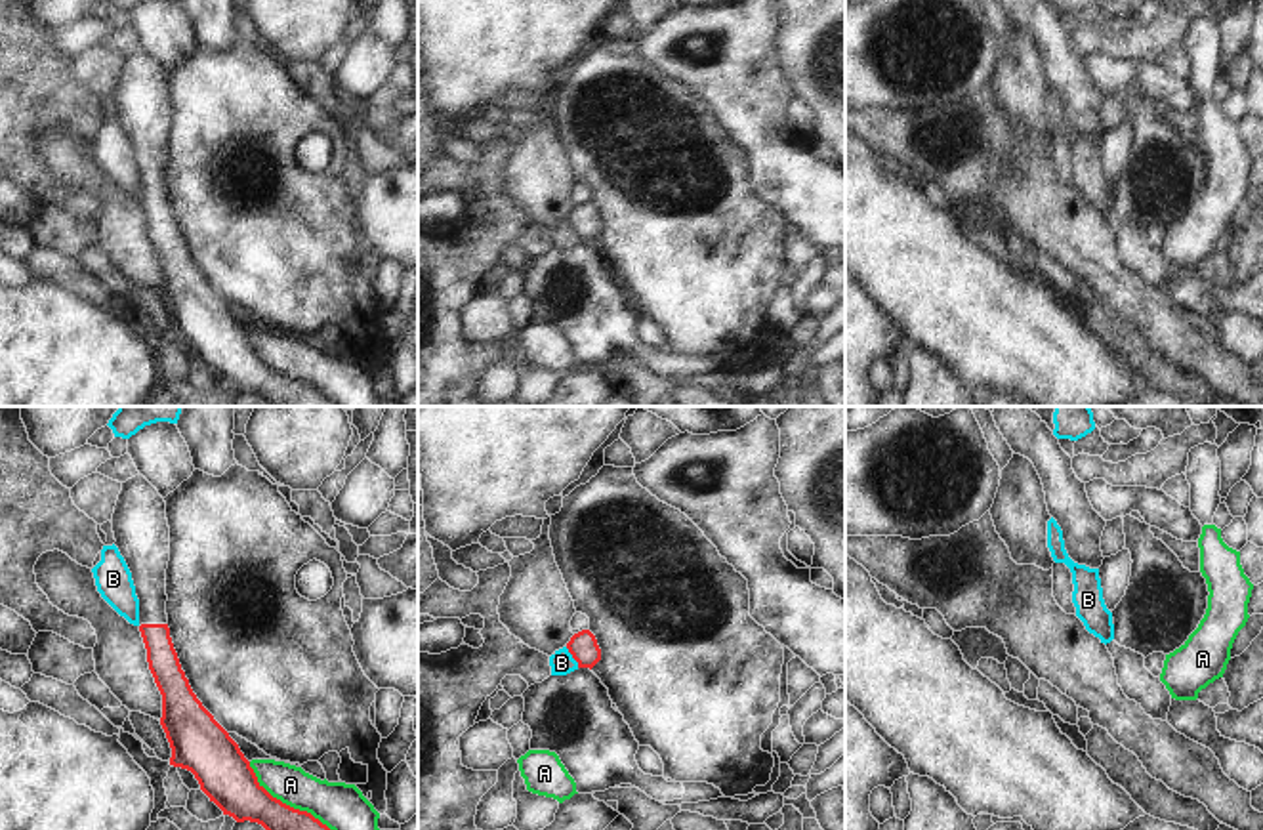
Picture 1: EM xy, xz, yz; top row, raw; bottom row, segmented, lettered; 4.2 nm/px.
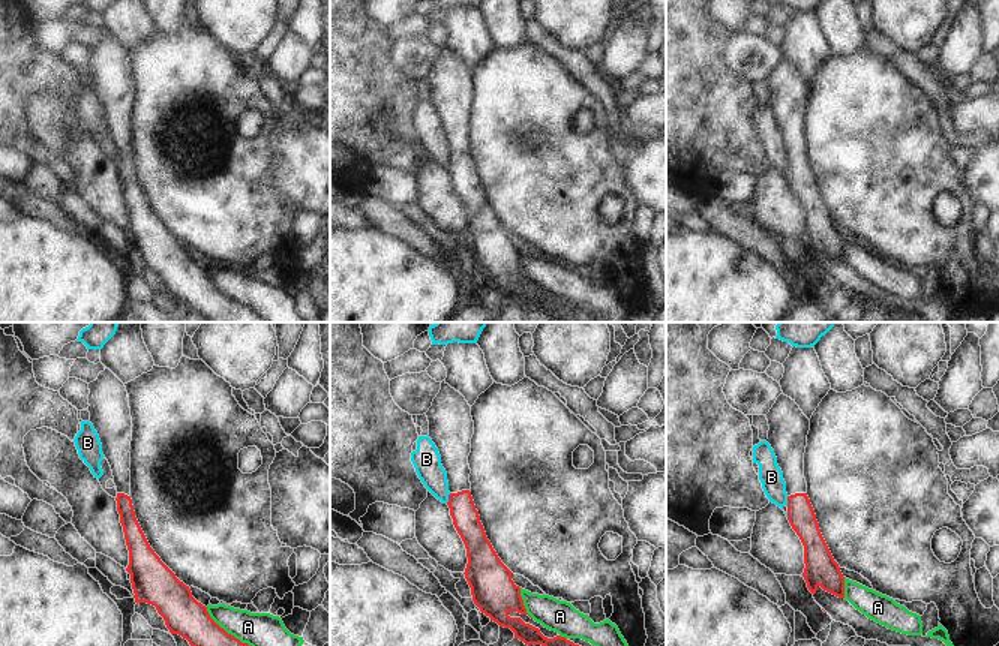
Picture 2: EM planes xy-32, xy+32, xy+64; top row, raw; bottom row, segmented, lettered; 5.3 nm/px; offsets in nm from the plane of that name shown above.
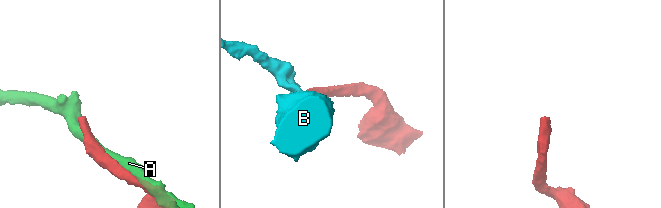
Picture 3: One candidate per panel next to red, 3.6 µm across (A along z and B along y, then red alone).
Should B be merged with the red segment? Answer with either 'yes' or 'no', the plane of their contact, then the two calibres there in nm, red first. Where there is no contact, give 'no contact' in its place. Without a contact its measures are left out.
no; meets red in xz; 120 nm thick on the red side, 100 nm on the other

